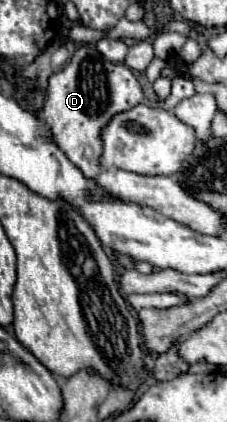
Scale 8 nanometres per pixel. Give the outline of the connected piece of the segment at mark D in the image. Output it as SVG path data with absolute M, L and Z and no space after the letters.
M82 44L72 60L56 74L50 76L48 82L48 98L42 110L42 118L46 120L46 124L50 124L52 134L54 134L54 144L68 156L68 160L72 164L76 164L84 178L94 180L100 172L100 156L102 156L102 128L106 128L106 122L110 122L110 118L114 118L114 114L120 114L122 110L132 110L134 106L138 106L138 102L142 104L154 104L148 98L144 98L142 88L138 84L138 80L134 78L134 74L130 72L130 68L126 64L112 64L106 58L102 58L102 54L98 54L98 50L94 50L94 44Z

